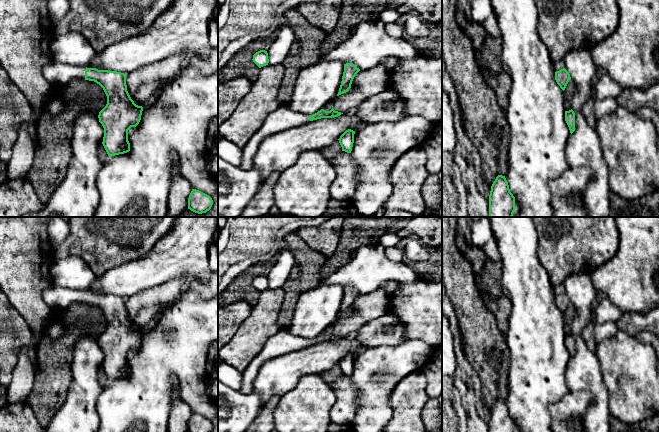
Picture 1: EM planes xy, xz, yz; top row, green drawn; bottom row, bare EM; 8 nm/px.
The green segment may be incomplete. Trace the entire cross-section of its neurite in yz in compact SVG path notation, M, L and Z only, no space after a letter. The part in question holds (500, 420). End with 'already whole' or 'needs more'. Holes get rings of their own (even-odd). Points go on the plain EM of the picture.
M498 399L491 410L489 432L515 432L515 421L510 416L505 400Z; already whole

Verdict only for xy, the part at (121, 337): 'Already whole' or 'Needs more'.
Needs more

